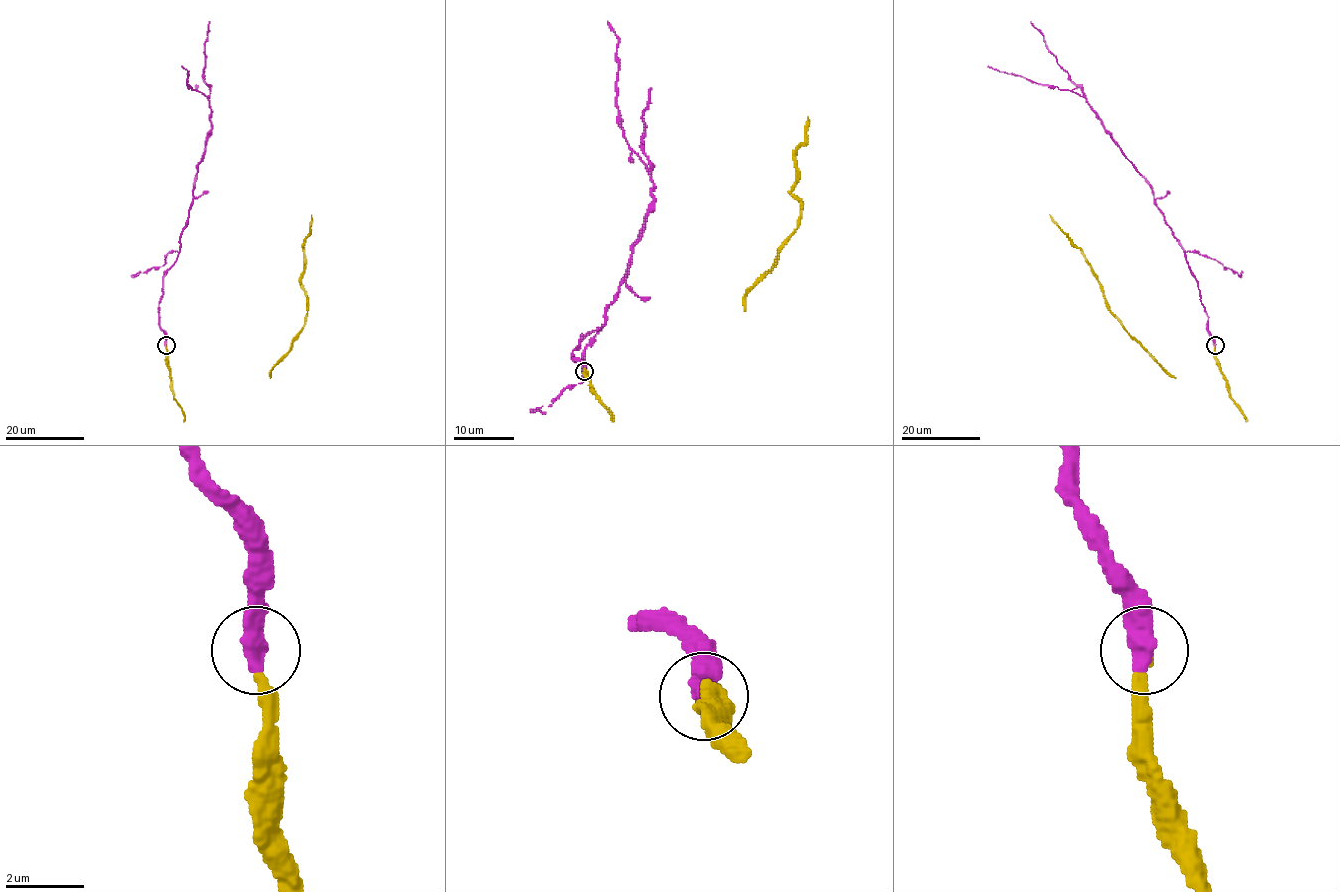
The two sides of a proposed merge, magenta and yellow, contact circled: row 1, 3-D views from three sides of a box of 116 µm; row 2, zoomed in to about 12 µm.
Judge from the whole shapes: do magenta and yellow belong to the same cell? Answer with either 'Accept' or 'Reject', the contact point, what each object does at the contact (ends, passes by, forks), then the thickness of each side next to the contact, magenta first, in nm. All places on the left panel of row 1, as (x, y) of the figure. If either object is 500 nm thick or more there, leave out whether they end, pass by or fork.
Accept. Place: (166, 345). Thickness 550 nm (magenta) against 260 nm

